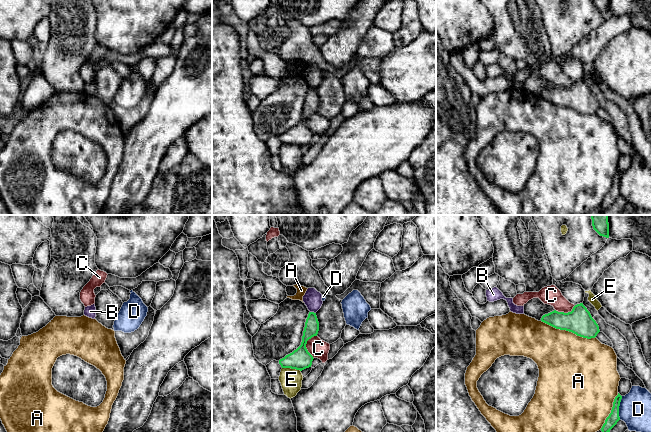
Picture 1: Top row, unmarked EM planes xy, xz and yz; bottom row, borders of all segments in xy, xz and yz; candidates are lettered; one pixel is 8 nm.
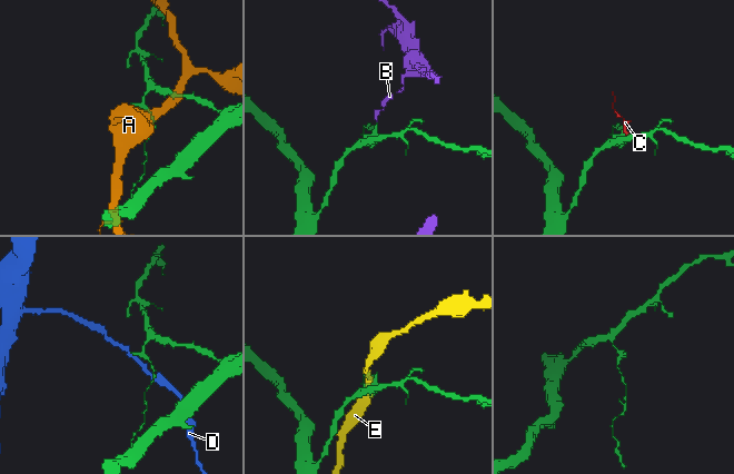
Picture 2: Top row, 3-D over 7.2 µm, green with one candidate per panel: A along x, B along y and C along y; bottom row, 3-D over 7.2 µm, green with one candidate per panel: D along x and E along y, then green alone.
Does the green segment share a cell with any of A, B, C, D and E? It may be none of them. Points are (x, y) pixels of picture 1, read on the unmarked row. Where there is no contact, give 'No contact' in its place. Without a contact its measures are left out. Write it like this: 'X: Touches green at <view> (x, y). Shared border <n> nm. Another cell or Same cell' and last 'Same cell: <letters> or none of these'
A: Touches green at yz (568, 106). Shared border 460 nm. Another cell
B: Touches green at xz (313, 88). Shared border 50 nm. Another cell
C: Touches green at xz (305, 121). Shared border 190 nm. Another cell
D: Touches green at yz (618, 184). Shared border 190 nm. Another cell
E: Touches green at xz (291, 144). Shared border 160 nm. Another cell
Same cell: none of these

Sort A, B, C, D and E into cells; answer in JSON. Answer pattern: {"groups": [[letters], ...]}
{"groups": [["A"], ["B"], ["C"], ["D"], ["E"]]}

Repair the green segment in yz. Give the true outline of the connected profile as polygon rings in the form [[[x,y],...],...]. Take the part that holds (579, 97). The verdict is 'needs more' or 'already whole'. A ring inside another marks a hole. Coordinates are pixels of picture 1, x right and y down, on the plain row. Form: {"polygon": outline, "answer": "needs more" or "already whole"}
{"polygon": [[[583,79],[575,81],[568,89],[554,86],[543,91],[541,97],[556,105],[566,106],[587,115],[595,114],[600,108],[598,100]]], "answer": "already whole"}

